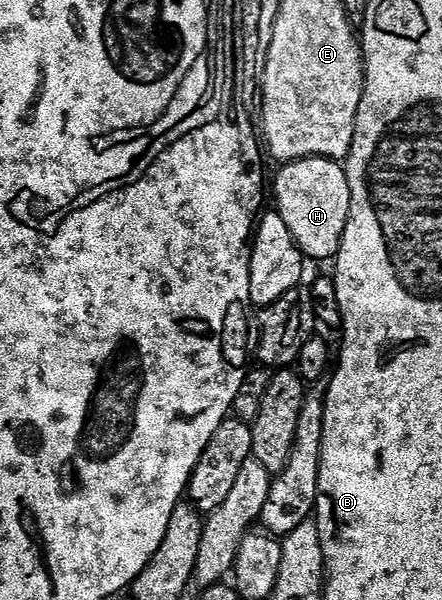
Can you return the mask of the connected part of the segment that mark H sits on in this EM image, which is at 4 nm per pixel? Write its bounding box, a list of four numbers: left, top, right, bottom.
[274,157,350,259]

